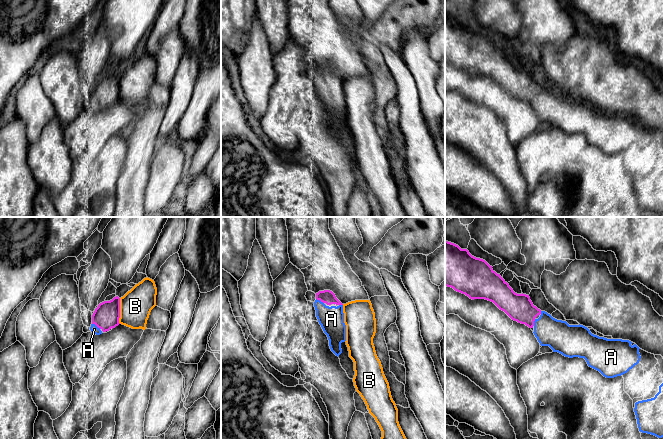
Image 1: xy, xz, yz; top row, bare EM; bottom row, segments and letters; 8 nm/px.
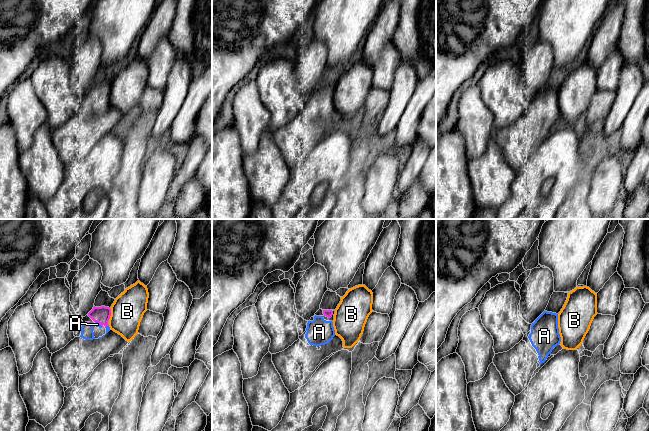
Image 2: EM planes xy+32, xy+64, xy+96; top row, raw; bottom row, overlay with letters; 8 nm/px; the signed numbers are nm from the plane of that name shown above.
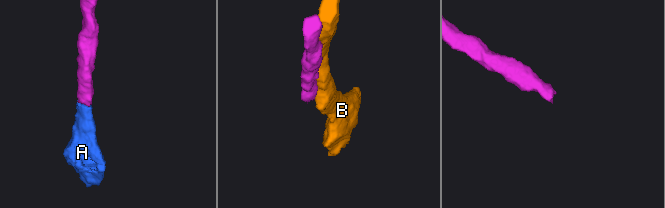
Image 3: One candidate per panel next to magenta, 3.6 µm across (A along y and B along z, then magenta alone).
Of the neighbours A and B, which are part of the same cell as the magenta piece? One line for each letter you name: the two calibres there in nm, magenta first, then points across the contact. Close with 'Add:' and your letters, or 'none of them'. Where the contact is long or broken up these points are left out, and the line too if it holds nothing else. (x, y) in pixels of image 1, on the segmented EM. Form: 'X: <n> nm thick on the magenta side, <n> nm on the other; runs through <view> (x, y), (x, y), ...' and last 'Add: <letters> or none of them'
A: 200 nm thick on the magenta side, 70 nm on the other; runs through xy (106, 316), (96, 325), (94, 329)
Add: A

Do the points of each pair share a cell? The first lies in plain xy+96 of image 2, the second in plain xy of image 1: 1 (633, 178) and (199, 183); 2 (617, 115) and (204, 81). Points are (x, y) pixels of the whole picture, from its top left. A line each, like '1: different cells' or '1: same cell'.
1: different cells
2: different cells

